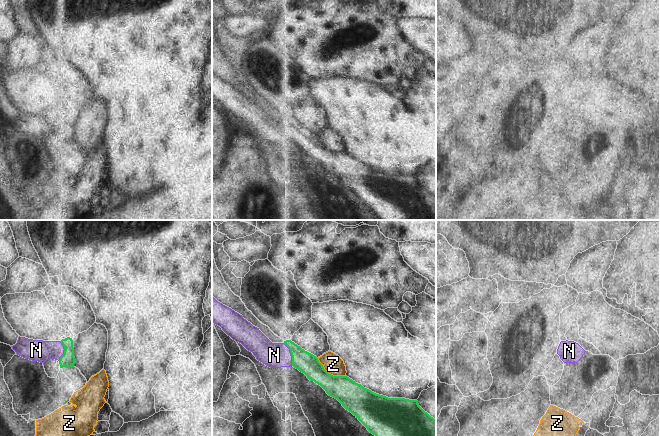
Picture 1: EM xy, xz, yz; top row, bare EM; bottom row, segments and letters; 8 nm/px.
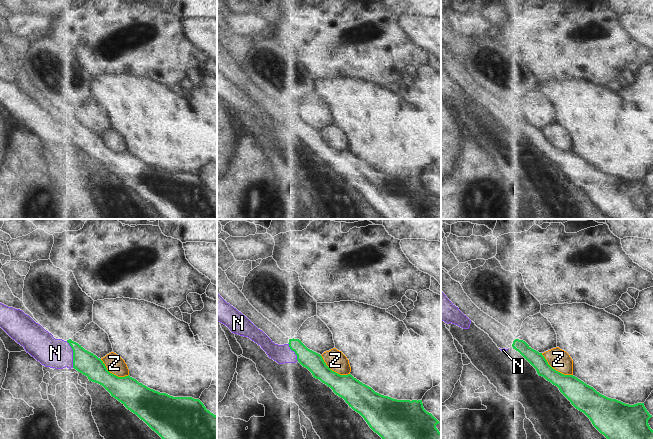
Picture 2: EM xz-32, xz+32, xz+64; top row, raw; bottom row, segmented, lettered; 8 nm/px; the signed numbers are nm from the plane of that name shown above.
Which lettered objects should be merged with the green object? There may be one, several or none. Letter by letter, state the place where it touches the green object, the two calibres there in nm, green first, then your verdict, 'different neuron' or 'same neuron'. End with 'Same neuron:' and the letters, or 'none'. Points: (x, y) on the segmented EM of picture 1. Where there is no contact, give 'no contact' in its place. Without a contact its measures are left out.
N: meets green in xz at (291, 354); 170 nm thick on the green side, 200 nm on the other; same neuron
Z: meets green in xz at (330, 374); 220 nm thick on the green side, 160 nm on the other; different neuron
Same neuron: N

